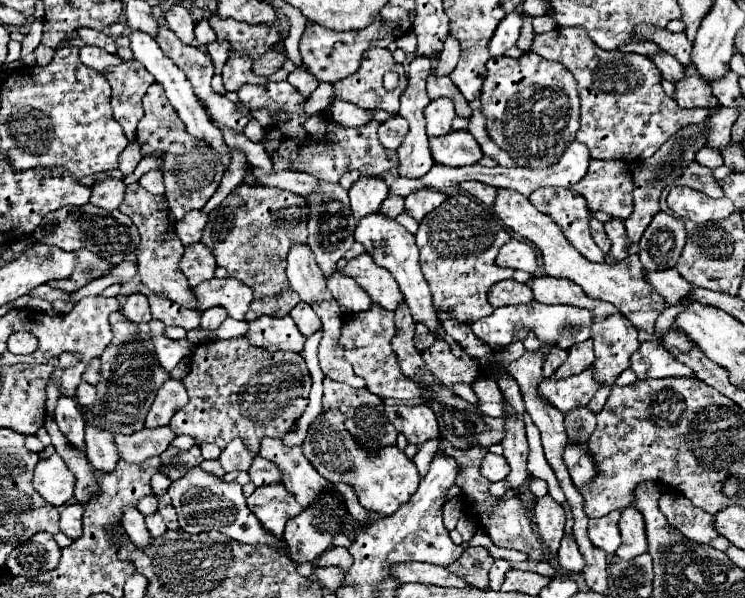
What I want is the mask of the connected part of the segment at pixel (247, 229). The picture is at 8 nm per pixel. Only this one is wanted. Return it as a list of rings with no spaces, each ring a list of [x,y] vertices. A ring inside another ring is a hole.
[[[246,184],[236,186],[222,204],[210,212],[202,242],[214,254],[218,266],[226,268],[232,278],[238,278],[252,288],[254,302],[246,312],[248,322],[260,316],[286,316],[300,302],[286,280],[284,256],[290,250],[290,242],[306,244],[308,212],[310,204],[306,196],[282,188],[252,188]]]

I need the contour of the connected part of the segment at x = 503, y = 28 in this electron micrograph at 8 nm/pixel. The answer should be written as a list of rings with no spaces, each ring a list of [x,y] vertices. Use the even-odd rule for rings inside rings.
[[[518,12],[508,14],[508,16],[498,24],[494,36],[490,38],[490,44],[488,44],[490,56],[492,56],[492,58],[504,56],[504,52],[516,44],[518,34],[520,34],[520,28],[522,28],[522,16],[520,16]]]

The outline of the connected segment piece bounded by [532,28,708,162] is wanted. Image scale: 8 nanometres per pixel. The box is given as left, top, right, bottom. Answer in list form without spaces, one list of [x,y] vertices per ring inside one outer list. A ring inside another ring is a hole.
[[[556,28],[544,34],[534,32],[532,52],[562,62],[574,74],[580,94],[580,130],[576,140],[588,146],[592,158],[646,160],[680,128],[700,124],[708,118],[706,108],[686,110],[664,94],[660,84],[662,74],[648,56],[622,50],[598,50],[582,28]]]

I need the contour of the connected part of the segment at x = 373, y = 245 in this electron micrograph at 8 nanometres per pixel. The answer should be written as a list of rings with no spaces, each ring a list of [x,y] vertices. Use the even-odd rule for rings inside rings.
[[[374,212],[374,214],[368,214],[364,216],[358,226],[356,226],[356,232],[354,232],[354,238],[356,242],[364,244],[366,252],[374,256],[374,262],[382,268],[386,268],[394,280],[400,284],[400,290],[404,294],[404,300],[412,312],[412,318],[414,322],[422,322],[424,326],[430,328],[430,332],[434,332],[438,338],[444,338],[442,332],[438,332],[438,316],[432,308],[432,298],[430,298],[430,290],[426,286],[426,280],[420,272],[420,266],[418,266],[418,246],[414,242],[414,236],[410,236],[410,232],[400,226],[394,218],[382,214],[382,212]]]

